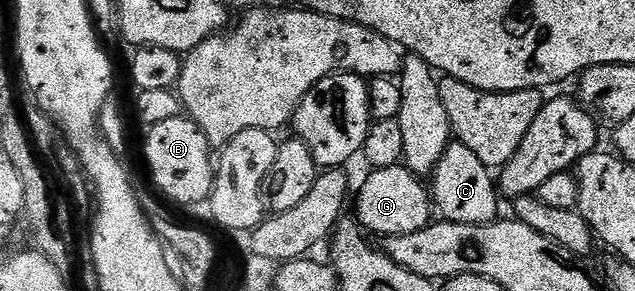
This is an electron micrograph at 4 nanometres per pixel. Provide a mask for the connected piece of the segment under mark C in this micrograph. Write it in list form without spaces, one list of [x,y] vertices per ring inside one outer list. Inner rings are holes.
[[[451,142],[444,150],[440,162],[434,167],[432,173],[432,200],[442,211],[442,220],[451,220],[461,224],[491,224],[499,219],[498,200],[500,192],[496,187],[496,180],[492,177],[491,169],[487,168],[468,146]]]

